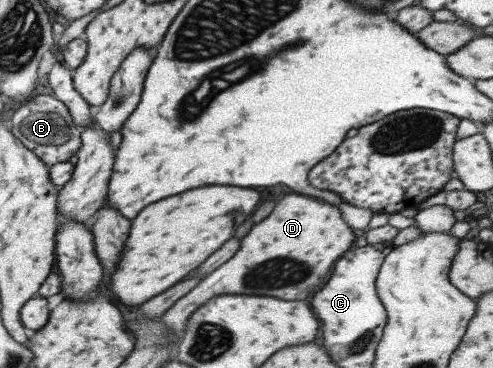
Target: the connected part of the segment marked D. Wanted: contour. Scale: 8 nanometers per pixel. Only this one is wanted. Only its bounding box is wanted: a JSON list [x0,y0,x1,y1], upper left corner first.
[160,195,354,344]

